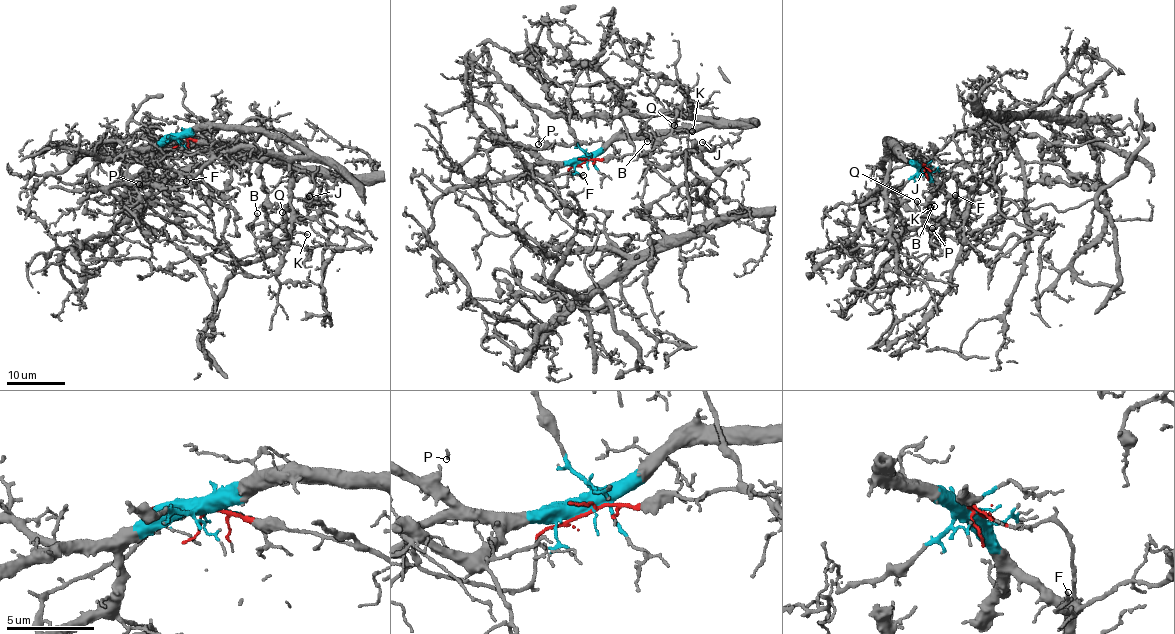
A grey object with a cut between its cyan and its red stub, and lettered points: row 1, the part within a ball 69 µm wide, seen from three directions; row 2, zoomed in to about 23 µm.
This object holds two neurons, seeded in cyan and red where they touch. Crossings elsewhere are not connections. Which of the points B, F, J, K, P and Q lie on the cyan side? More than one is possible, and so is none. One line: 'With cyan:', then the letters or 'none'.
With cyan: B, F, J, K, P, Q

